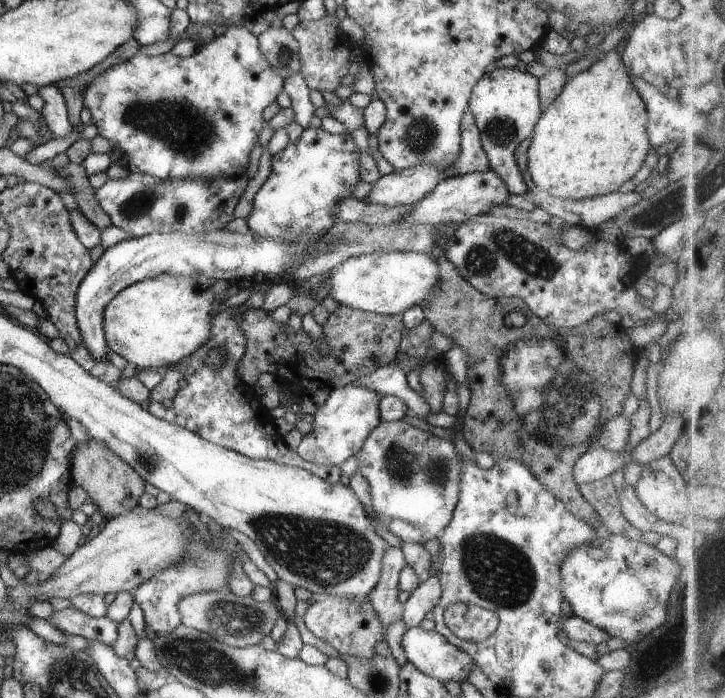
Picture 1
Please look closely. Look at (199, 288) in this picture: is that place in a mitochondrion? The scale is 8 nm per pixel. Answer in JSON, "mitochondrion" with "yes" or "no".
{"mitochondrion":"no"}

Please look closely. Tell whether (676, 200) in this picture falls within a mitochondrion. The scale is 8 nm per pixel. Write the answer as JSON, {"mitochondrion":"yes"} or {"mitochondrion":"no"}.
{"mitochondrion":"yes"}

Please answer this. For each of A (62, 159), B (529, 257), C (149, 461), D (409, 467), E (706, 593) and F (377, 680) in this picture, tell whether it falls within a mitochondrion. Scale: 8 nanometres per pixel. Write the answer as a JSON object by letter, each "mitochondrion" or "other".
{"A":"other","B":"mitochondrion","C":"mitochondrion","D":"mitochondrion","E":"mitochondrion","F":"mitochondrion"}

